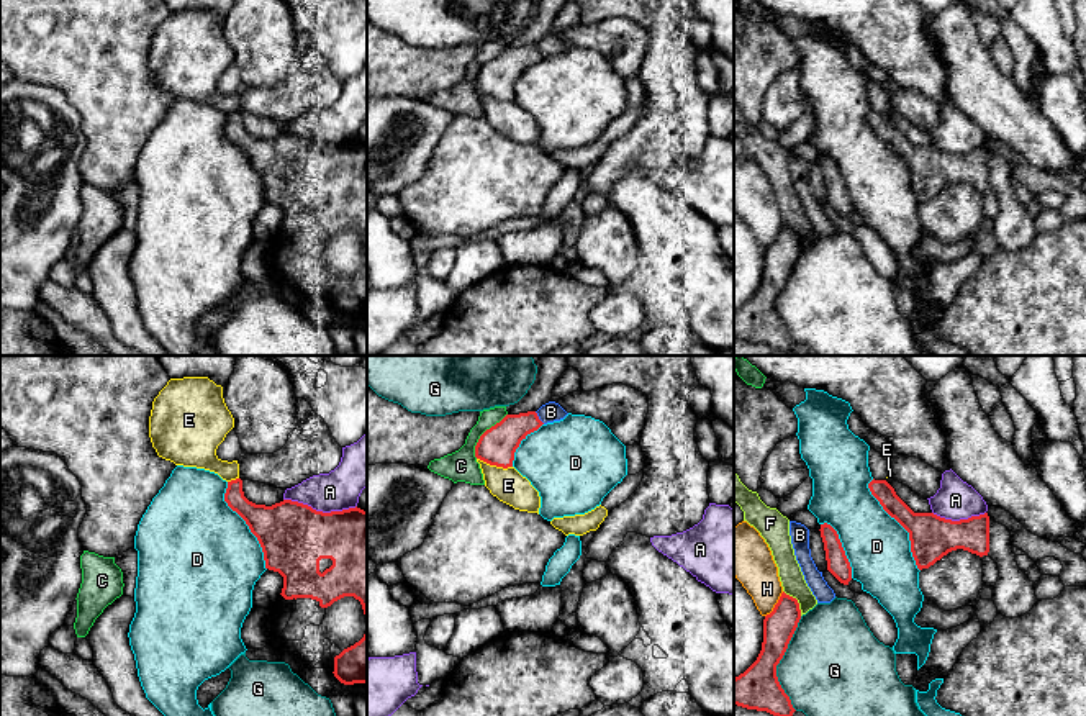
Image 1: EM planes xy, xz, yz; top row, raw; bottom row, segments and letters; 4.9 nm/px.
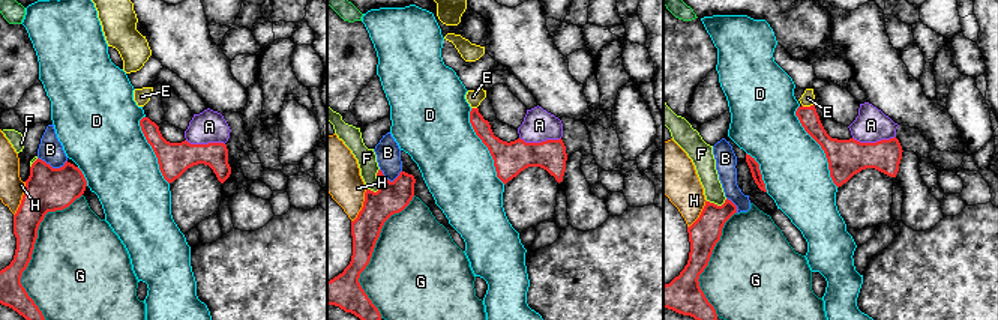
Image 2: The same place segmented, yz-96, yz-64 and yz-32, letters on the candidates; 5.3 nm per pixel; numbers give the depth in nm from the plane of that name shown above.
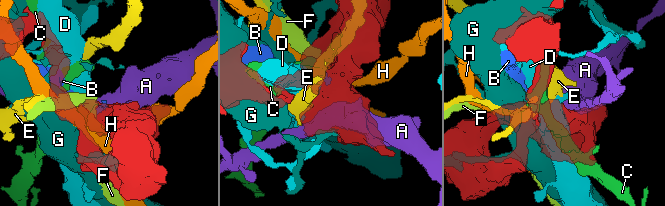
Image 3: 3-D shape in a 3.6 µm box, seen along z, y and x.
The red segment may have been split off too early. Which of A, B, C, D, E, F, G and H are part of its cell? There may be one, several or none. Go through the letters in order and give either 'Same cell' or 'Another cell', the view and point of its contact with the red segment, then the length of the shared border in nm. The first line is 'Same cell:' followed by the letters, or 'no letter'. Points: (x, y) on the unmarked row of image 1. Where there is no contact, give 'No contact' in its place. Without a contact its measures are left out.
Same cell: no letter
A: Another cell. Touches red at xy (320, 145). Shared border 360 nm
B: Another cell. Touches red at xz (538, 51). Shared border 80 nm
C: Another cell. Touches red at xz (482, 67). Shared border 280 nm
D: Another cell. Touches red at yz (900, 156). Shared border 500 nm
E: Another cell. Touches red at xz (495, 97). Shared border 180 nm
F: Another cell. Touches red at yz (796, 235). Shared border 160 nm
G: Another cell. Touches red at yz (778, 295). Shared border 460 nm
H: Another cell. Touches red at yz (775, 238). Shared border 160 nm

